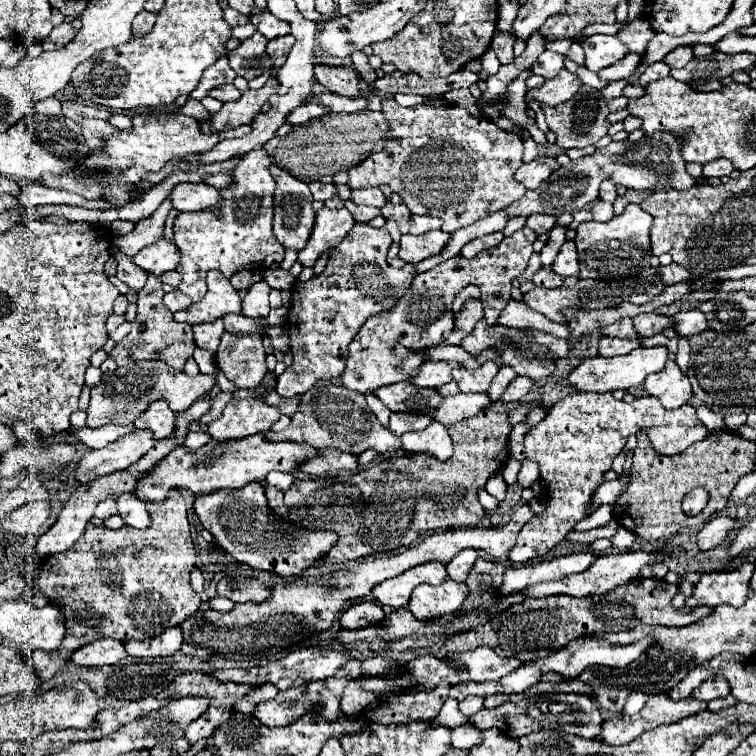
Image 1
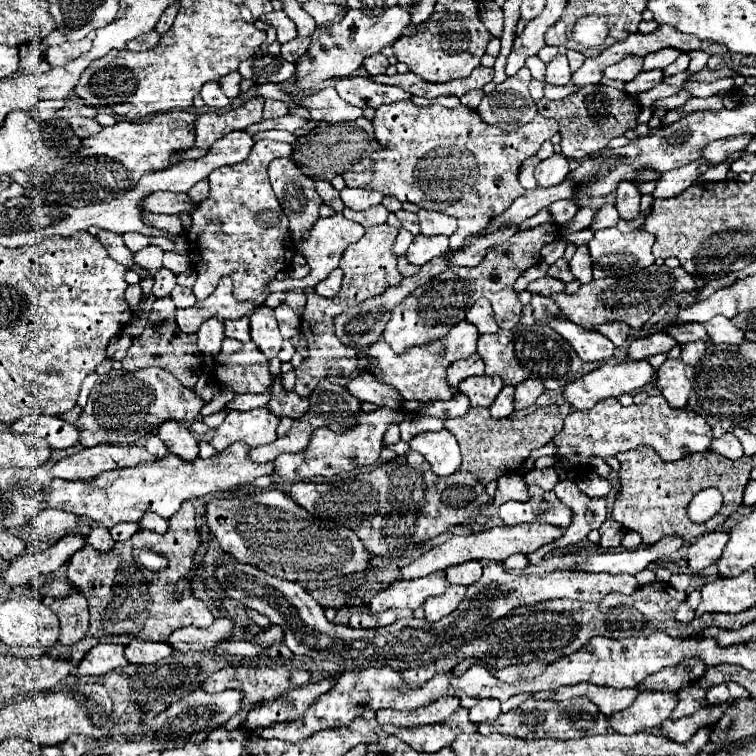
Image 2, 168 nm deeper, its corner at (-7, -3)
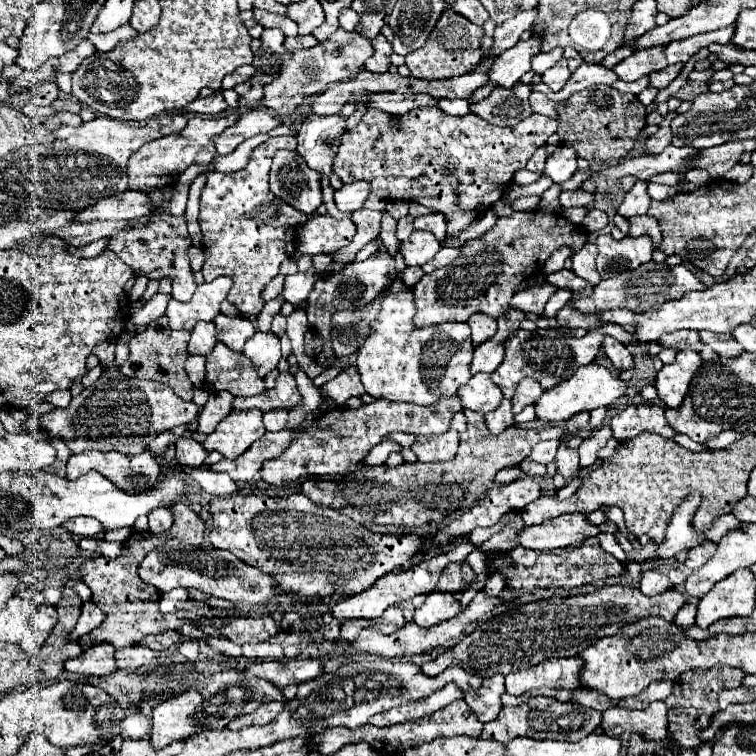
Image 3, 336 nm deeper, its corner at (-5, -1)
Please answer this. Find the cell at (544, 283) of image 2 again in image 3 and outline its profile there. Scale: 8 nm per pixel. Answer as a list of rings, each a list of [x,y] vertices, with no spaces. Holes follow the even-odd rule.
[[[544,283],[540,287],[530,287],[530,289],[522,289],[518,293],[514,293],[514,297],[510,299],[510,307],[524,311],[524,313],[536,313],[540,315],[546,301],[550,299],[550,295],[556,291],[556,287]]]

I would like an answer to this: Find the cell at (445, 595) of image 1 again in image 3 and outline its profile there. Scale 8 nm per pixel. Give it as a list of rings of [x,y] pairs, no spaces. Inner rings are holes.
[[[430,593],[422,603],[422,607],[414,611],[412,621],[422,629],[428,629],[432,625],[452,619],[458,611],[460,611],[460,605],[452,593]]]

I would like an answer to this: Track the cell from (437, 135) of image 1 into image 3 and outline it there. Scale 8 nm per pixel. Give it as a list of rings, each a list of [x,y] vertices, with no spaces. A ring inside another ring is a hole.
[[[368,107],[362,121],[342,135],[340,153],[334,161],[334,173],[344,183],[368,181],[370,193],[378,195],[384,201],[416,201],[430,209],[444,213],[447,218],[446,238],[458,235],[466,225],[470,225],[478,215],[488,211],[502,193],[512,183],[512,175],[518,169],[524,169],[528,159],[536,153],[538,147],[544,147],[548,137],[556,133],[558,123],[546,115],[530,115],[514,127],[488,125],[482,117],[468,113],[464,117],[452,117],[436,107],[414,109],[404,117],[404,127],[394,129],[390,125],[392,115]]]

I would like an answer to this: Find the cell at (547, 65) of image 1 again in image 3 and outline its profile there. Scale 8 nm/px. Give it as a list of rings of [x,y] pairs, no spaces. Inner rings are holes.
[[[560,59],[552,69],[548,69],[548,71],[542,75],[542,81],[556,93],[556,91],[560,91],[560,89],[566,85],[566,81],[570,79],[570,75],[572,75],[572,73],[570,73],[566,61]]]

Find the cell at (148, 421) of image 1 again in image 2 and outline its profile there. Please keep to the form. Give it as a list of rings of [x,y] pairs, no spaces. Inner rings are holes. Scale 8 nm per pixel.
[[[168,419],[158,427],[156,435],[164,441],[168,451],[180,459],[194,459],[198,455],[198,441],[184,423]]]

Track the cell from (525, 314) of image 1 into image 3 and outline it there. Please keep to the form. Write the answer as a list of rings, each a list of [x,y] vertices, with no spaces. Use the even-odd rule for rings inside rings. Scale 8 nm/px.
[[[606,337],[602,347],[604,347],[604,353],[608,355],[608,359],[612,361],[612,365],[614,365],[616,369],[628,371],[628,369],[634,367],[634,357],[630,355],[630,351],[628,351],[620,341],[616,341],[616,339],[612,339],[612,337]]]

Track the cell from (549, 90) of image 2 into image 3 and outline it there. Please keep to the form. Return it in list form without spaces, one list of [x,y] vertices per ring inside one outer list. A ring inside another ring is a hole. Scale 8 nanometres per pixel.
[[[582,63],[580,69],[574,71],[574,75],[570,77],[568,85],[566,85],[562,91],[554,93],[554,91],[550,91],[544,83],[532,85],[532,91],[542,91],[542,93],[544,93],[548,99],[552,99],[552,101],[564,101],[568,95],[578,93],[578,91],[582,91],[582,89],[586,89],[586,87],[592,87],[592,85],[598,85],[598,83],[608,83],[608,85],[612,85],[614,79],[618,79],[618,75],[614,73],[614,69],[606,69],[604,65]]]

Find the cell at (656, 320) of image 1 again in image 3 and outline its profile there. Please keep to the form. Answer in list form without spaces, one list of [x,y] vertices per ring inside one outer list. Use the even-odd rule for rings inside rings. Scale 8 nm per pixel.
[[[700,331],[700,337],[720,357],[740,357],[744,353],[742,345],[738,345],[738,341],[732,335],[720,335],[720,333],[710,333],[710,331]]]

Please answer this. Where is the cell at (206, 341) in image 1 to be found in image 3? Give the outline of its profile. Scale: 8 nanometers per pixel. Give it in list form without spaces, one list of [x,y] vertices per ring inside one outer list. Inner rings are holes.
[[[198,321],[192,329],[192,339],[188,341],[190,355],[208,355],[216,345],[216,327],[206,321]]]

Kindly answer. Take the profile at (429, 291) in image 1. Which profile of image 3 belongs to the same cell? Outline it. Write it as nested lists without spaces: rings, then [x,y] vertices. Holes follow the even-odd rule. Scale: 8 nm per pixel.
[[[526,211],[526,213],[512,213],[510,217],[498,217],[496,225],[484,233],[480,239],[470,239],[462,245],[460,255],[454,259],[456,265],[446,265],[442,269],[436,269],[430,275],[424,275],[420,283],[412,289],[416,297],[416,315],[414,325],[426,327],[426,325],[438,325],[444,321],[468,321],[474,313],[486,313],[490,317],[500,317],[508,311],[508,301],[516,293],[516,287],[532,277],[542,273],[546,259],[560,247],[570,247],[574,253],[580,251],[588,243],[588,233],[580,227],[564,219],[560,213],[548,213],[548,211]],[[458,293],[478,293],[478,297],[460,299]]]

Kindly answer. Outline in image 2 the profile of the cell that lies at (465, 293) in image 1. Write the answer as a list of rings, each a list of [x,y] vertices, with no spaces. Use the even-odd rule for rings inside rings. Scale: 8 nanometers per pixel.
[[[478,299],[466,313],[466,319],[470,323],[474,323],[478,327],[480,333],[496,333],[498,331],[498,325],[494,321],[494,313],[492,313],[492,307],[488,303],[488,299]]]

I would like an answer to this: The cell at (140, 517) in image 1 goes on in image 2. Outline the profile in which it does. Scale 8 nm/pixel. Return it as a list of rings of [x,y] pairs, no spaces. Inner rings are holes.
[[[156,513],[144,515],[144,517],[138,521],[138,525],[144,527],[144,529],[150,529],[150,531],[154,531],[154,533],[164,533],[164,531],[168,529],[168,521],[162,519],[162,517],[156,515]]]

